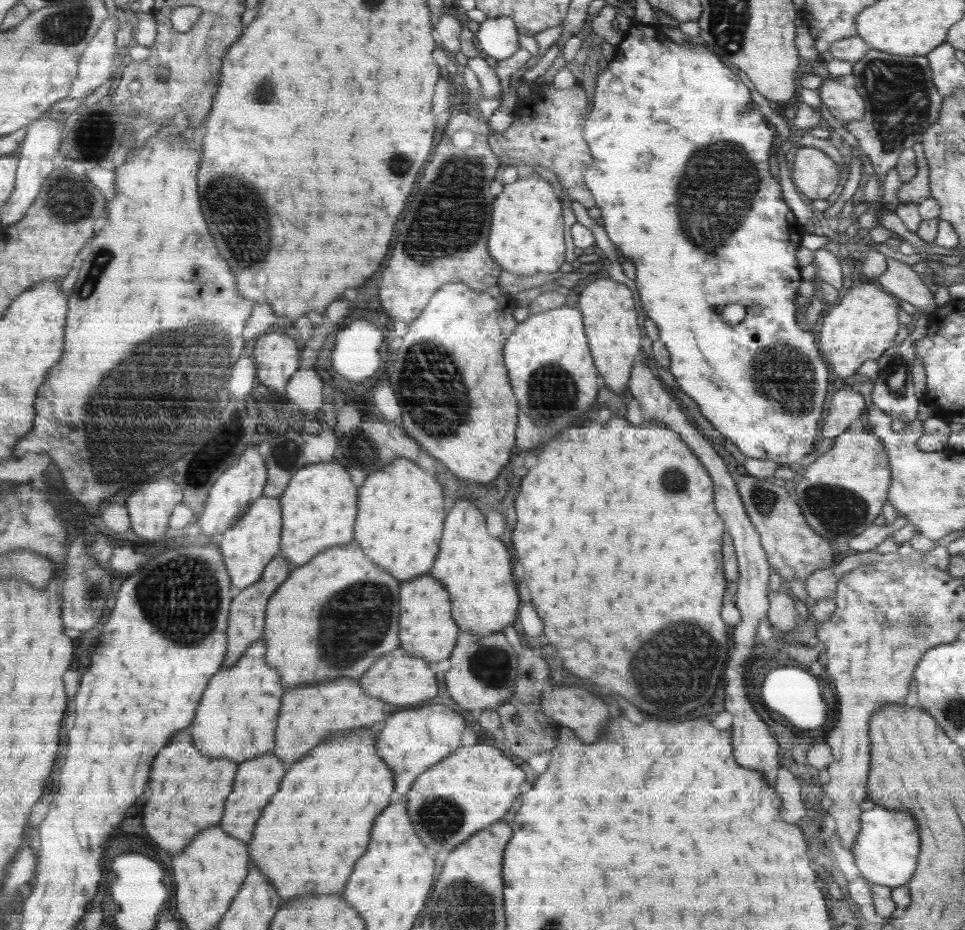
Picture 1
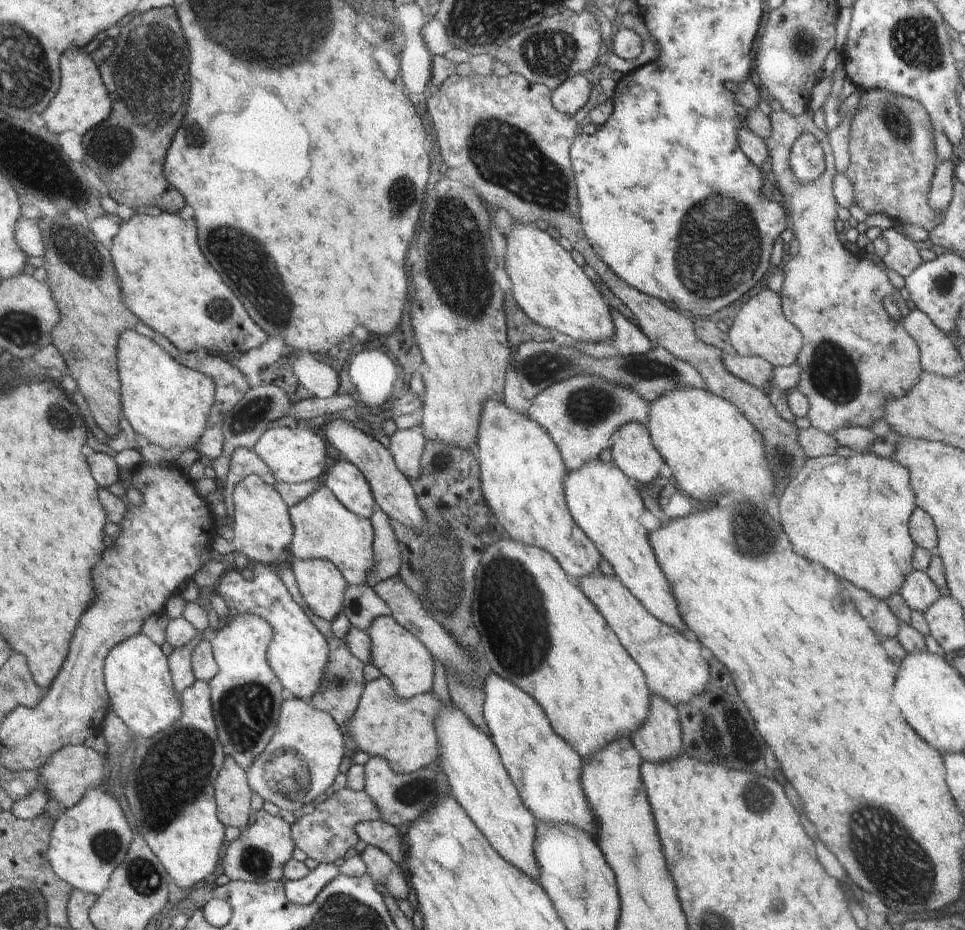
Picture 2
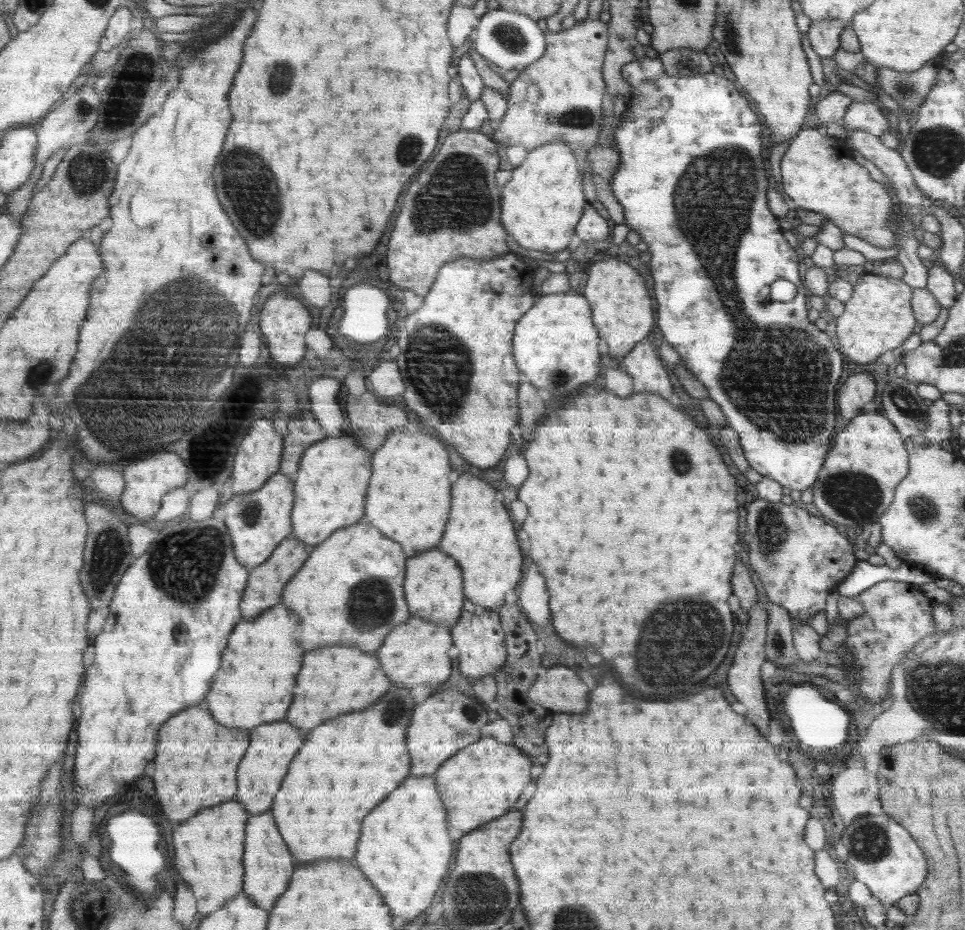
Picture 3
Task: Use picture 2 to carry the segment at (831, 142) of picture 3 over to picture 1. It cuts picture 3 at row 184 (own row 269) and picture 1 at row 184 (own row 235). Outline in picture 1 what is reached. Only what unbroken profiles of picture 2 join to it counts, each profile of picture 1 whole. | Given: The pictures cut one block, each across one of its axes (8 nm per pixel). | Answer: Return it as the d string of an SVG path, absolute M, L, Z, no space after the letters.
M799 147L794 156L793 171L791 179L806 201L827 200L826 196L836 191L836 164L818 148Z

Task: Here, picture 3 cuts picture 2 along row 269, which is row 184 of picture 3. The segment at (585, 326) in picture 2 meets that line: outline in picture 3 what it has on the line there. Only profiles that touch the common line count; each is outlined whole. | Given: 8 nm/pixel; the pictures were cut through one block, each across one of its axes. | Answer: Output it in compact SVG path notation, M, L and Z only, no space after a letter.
M550 142L529 151L524 162L512 170L512 179L502 187L501 222L511 239L526 250L542 253L556 253L564 250L574 234L574 228L581 218L584 206L584 192L580 182L580 171L574 150L568 142Z

